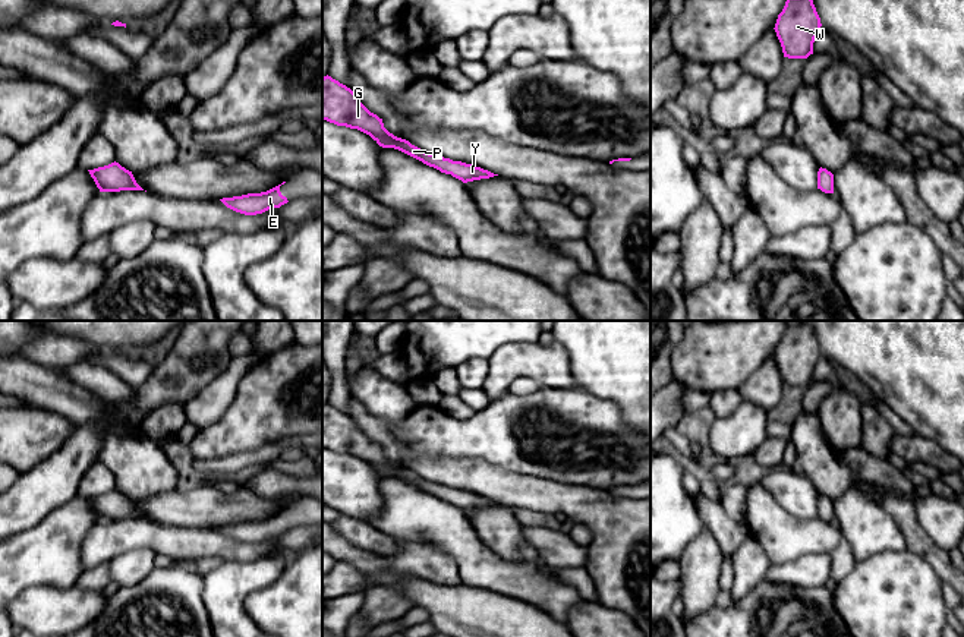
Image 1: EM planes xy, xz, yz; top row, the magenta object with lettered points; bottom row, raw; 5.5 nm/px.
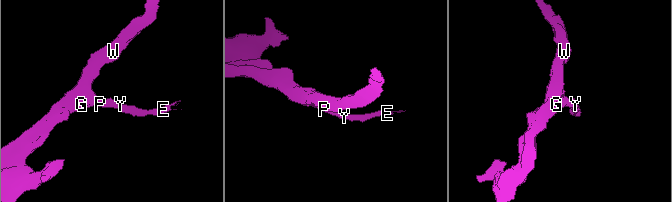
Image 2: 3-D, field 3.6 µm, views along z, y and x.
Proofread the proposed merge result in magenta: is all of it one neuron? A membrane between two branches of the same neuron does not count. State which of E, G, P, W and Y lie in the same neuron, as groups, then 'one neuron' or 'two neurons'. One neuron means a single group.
E G P W Y; one neuron

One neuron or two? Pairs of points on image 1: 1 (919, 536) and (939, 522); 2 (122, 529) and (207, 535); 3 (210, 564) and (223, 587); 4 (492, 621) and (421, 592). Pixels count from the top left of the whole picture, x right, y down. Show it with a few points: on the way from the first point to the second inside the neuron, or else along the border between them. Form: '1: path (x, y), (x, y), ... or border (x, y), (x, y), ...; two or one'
1: border (913, 501), (919, 526), (947, 552); two
2: path (142, 533), (157, 538), (186, 538); one
3: border (224, 561), (202, 576); two
4: path (475, 618), (450, 608), (438, 599); one

